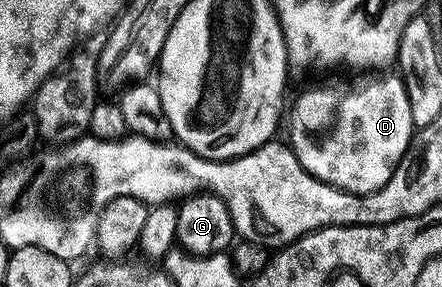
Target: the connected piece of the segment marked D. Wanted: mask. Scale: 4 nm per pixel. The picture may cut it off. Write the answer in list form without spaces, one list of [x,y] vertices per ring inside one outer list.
[[[388,74],[380,77],[385,79],[380,79],[377,83],[366,84],[361,91],[352,91],[349,95],[342,96],[337,103],[328,91],[308,91],[297,101],[296,108],[292,111],[292,128],[288,135],[292,138],[292,152],[298,157],[302,169],[306,169],[315,179],[321,179],[324,183],[341,187],[355,195],[376,191],[386,185],[386,181],[390,181],[394,169],[412,143],[414,128],[404,83],[399,74]]]

